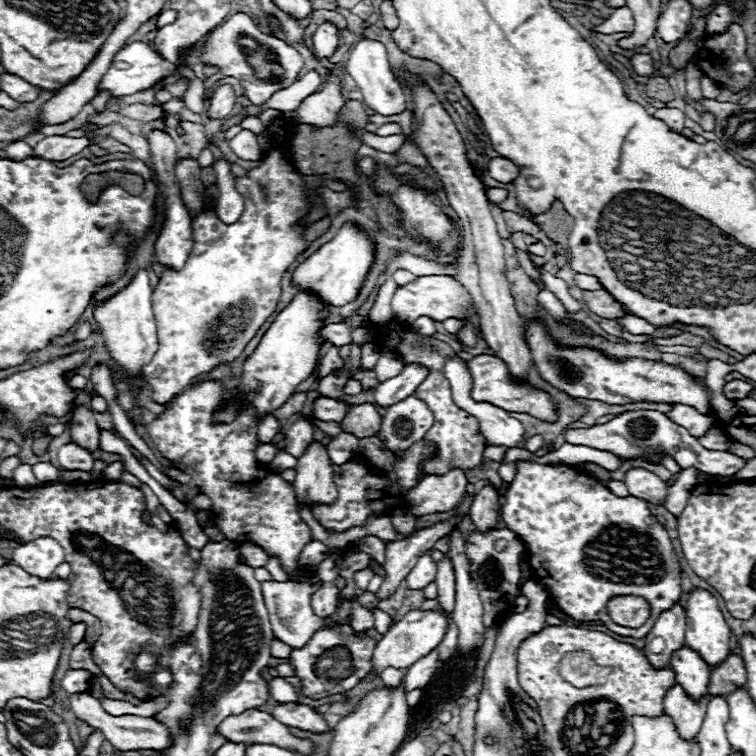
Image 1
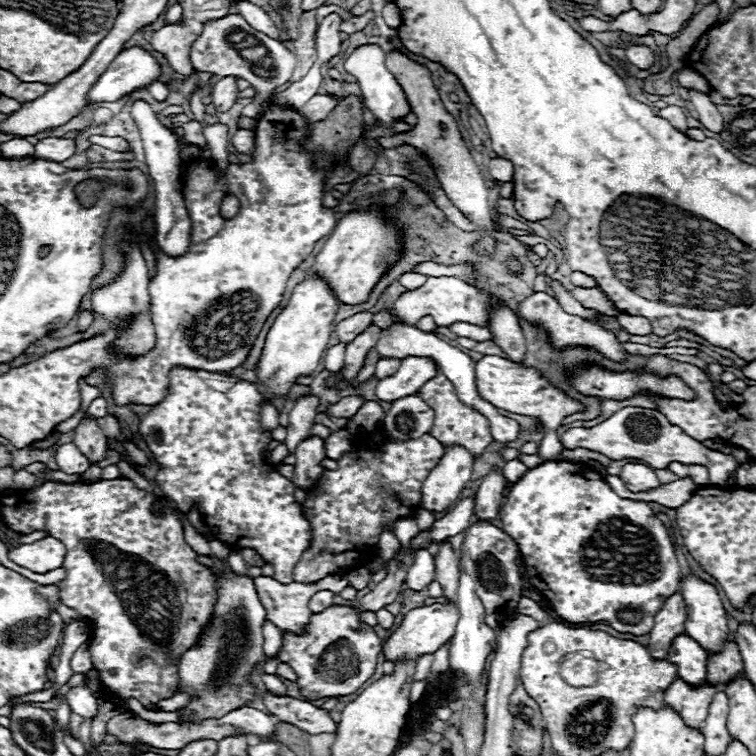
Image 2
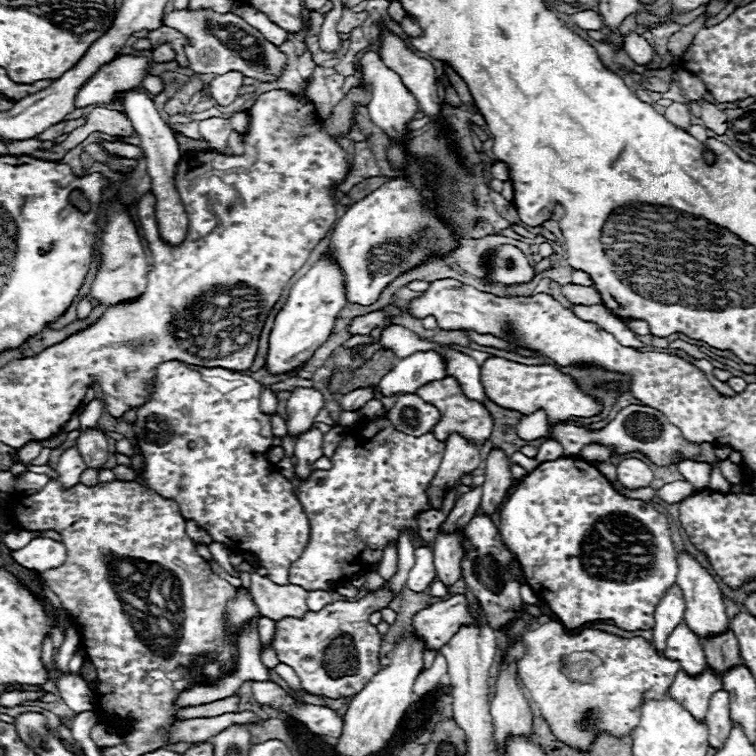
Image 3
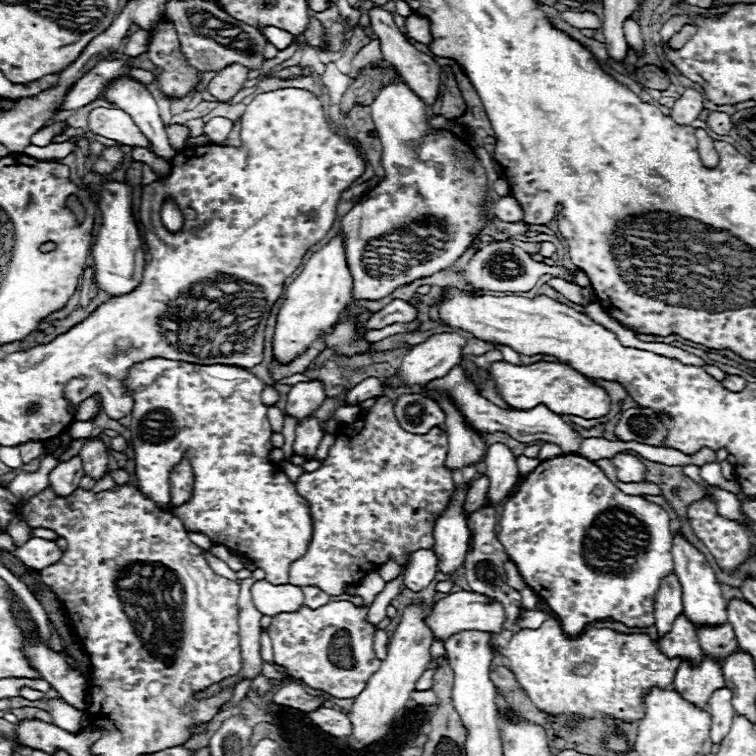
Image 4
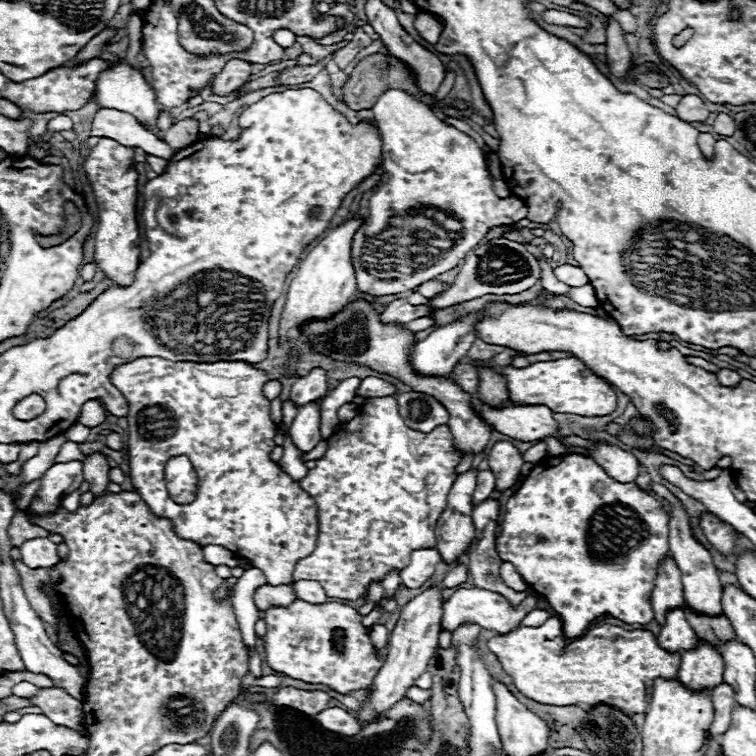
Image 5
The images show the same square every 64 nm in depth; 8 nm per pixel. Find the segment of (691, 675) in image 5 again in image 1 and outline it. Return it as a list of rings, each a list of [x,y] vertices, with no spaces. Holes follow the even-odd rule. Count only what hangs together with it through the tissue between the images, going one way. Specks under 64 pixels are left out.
[[[680,684],[672,686],[666,692],[664,712],[666,712],[666,716],[670,716],[674,720],[674,724],[678,724],[678,736],[682,736],[682,740],[694,740],[696,738],[696,734],[700,732],[700,726],[702,726],[710,698],[712,696],[704,698],[704,702],[694,702],[686,696],[686,692],[682,690]]]

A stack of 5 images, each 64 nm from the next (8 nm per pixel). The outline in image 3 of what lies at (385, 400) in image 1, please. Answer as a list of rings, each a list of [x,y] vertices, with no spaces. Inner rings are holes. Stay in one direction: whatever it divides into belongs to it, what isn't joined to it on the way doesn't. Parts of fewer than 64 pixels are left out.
[[[416,352],[402,358],[380,382],[378,392],[382,396],[414,394],[422,384],[440,380],[446,376],[446,364],[436,352]]]

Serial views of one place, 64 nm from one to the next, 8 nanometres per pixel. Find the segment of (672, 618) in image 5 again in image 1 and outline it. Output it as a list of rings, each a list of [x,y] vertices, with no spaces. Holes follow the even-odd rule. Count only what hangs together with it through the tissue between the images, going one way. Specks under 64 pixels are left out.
[[[684,646],[682,650],[676,650],[670,660],[670,668],[674,668],[676,682],[694,696],[694,700],[702,700],[702,696],[708,694],[708,682],[710,682],[710,670],[704,664],[704,660]]]

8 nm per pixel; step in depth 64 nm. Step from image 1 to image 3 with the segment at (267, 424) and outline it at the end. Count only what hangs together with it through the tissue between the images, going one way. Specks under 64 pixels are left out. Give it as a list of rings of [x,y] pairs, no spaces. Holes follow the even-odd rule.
[[[266,390],[262,396],[260,396],[260,404],[262,404],[262,412],[266,412],[266,416],[272,416],[272,414],[276,414],[276,402],[278,402],[278,398],[270,392],[270,390]]]

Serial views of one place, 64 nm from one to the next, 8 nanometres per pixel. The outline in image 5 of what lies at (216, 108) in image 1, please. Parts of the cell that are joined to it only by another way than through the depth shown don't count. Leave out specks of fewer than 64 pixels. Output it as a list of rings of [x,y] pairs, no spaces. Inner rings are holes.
[[[228,60],[226,66],[222,68],[222,72],[218,72],[210,84],[210,90],[216,96],[228,96],[230,92],[238,90],[244,82],[250,80],[252,74],[252,64],[246,60]]]

